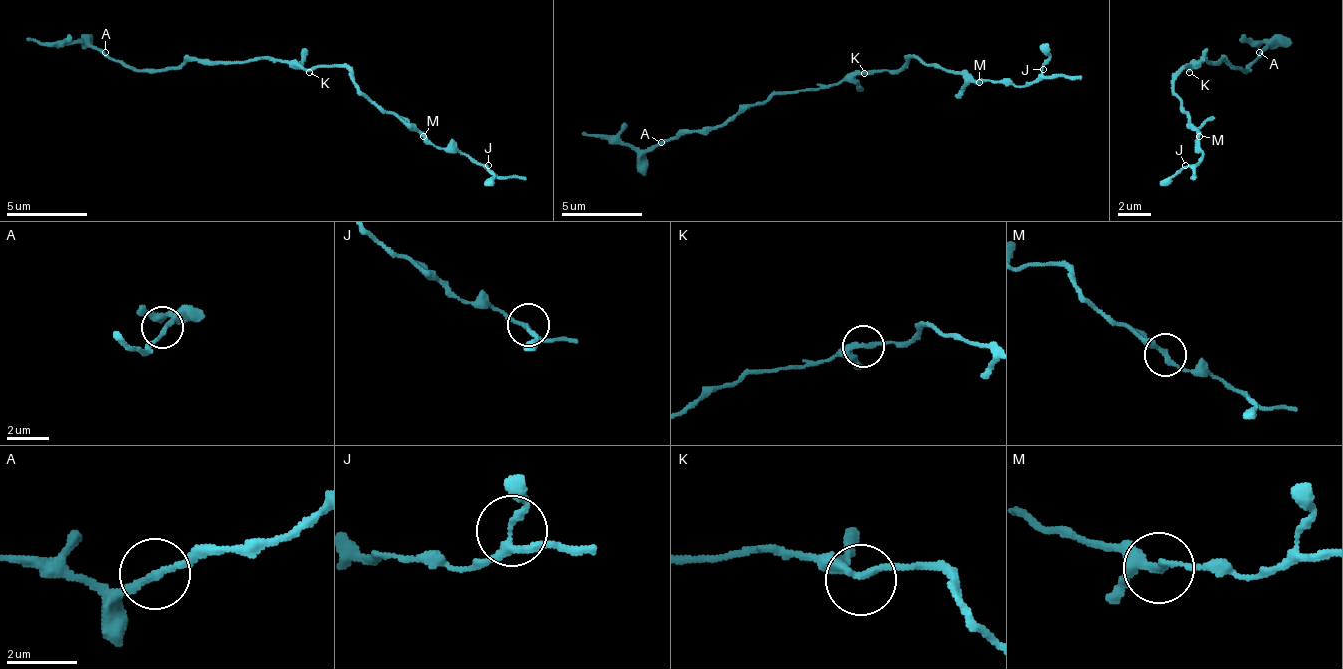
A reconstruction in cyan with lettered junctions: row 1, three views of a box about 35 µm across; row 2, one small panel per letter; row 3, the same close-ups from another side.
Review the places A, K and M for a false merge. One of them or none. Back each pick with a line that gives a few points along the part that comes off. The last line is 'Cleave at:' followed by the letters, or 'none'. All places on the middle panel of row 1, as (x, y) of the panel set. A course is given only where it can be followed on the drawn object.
Cleave at: none

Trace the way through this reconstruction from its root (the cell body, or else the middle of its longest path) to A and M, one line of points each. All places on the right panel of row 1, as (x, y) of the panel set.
A: (1193, 68), (1202, 60), (1226, 60), (1234, 68), (1246, 68), (1259, 52)
M: (1193, 68), (1185, 68), (1177, 76), (1173, 92), (1189, 113), (1189, 125), (1198, 137)

